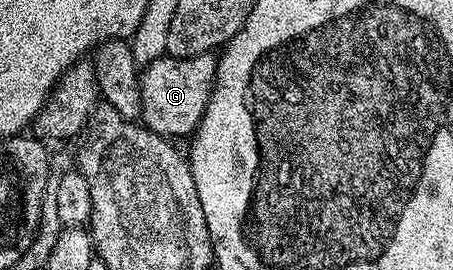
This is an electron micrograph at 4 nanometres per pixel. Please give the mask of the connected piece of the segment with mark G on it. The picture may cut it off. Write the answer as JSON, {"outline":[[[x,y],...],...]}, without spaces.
{"outline":[[[205,52],[183,60],[164,55],[145,65],[140,72],[141,121],[158,136],[193,137],[210,96],[214,93],[214,82],[217,79],[218,62],[214,52]]]}

